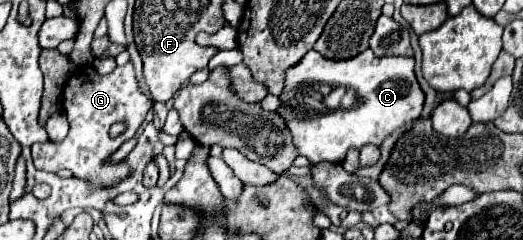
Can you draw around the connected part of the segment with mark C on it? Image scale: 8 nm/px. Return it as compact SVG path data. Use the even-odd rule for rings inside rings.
M311 49L299 63L289 67L285 71L285 89L279 95L281 105L275 113L279 113L291 135L293 135L293 145L299 151L299 155L305 155L311 163L321 163L321 161L331 161L331 163L341 163L347 155L349 149L361 149L363 145L381 145L393 131L401 129L407 123L413 123L419 119L425 95L415 79L413 73L413 57L375 57L371 49L365 49L363 53L351 57L351 59L325 59L319 57L315 49ZM323 87L347 87L355 89L357 103L351 109L337 109L337 111L323 111Z

